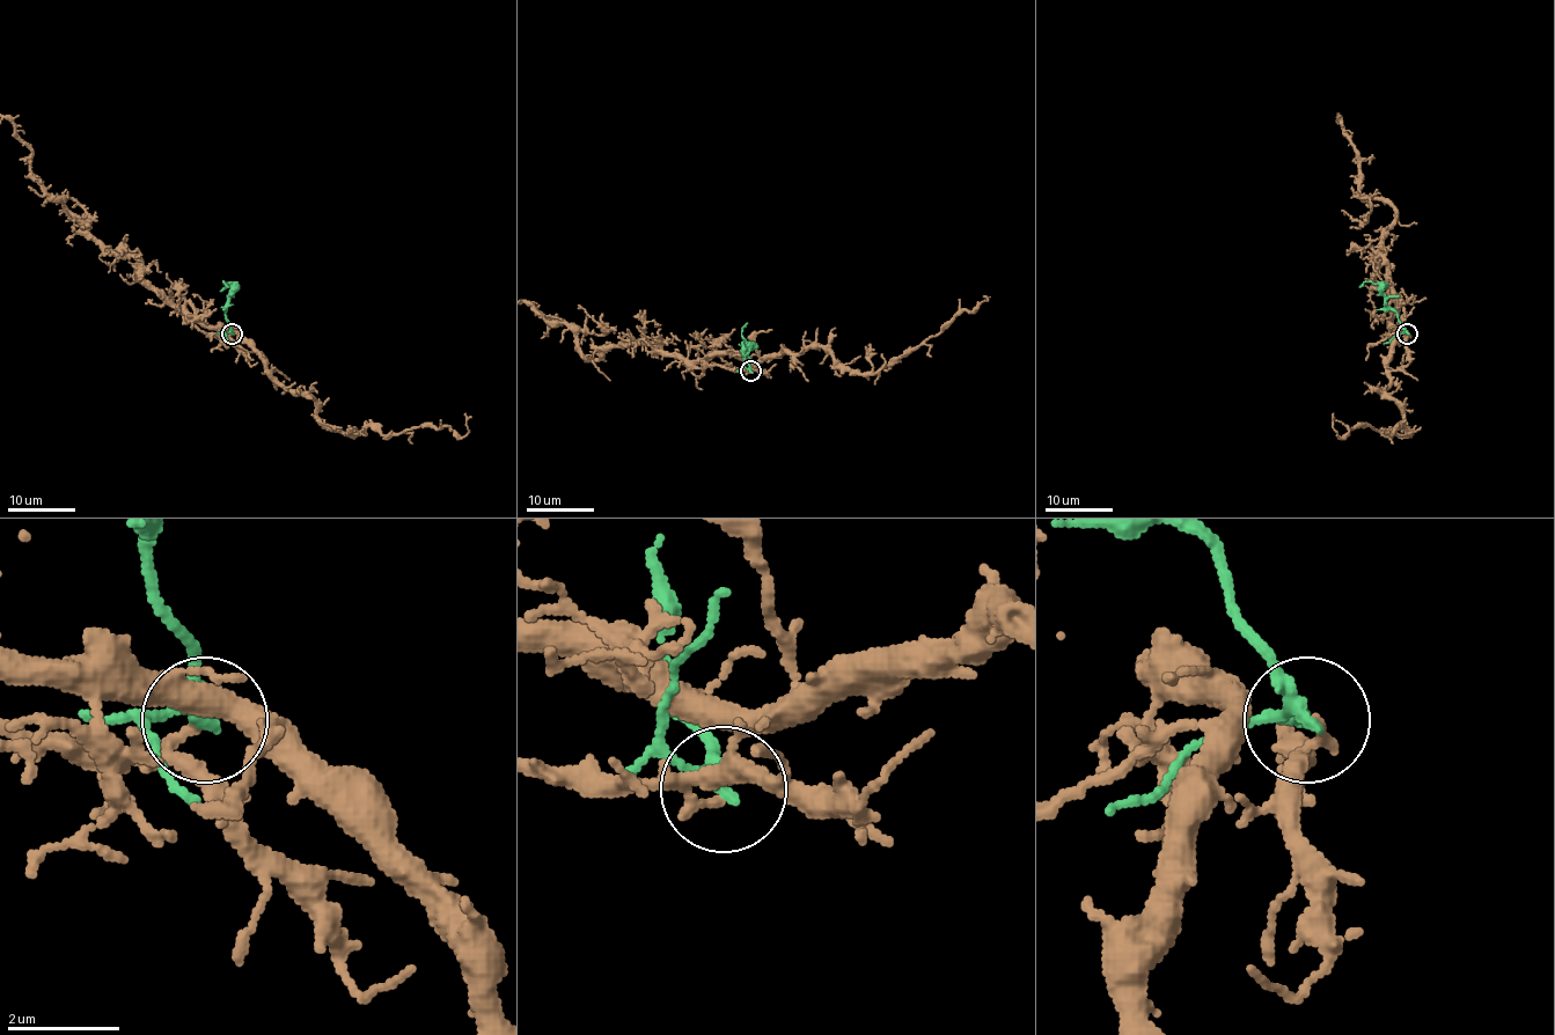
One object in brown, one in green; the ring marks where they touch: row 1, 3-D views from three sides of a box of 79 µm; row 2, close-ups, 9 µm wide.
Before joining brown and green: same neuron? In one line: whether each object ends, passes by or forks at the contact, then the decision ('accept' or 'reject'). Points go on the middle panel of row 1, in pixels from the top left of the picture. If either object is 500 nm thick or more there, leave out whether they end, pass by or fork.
brown passes by; green passes by; reject

